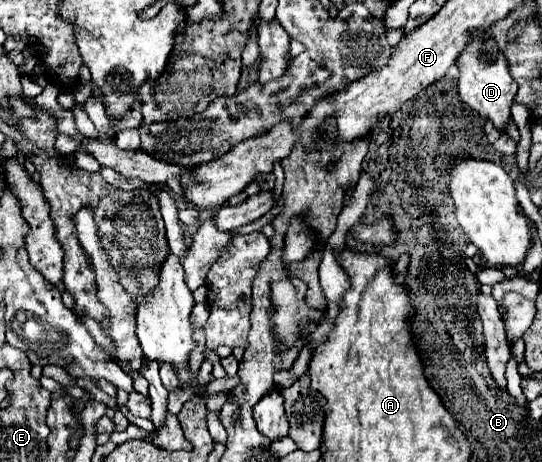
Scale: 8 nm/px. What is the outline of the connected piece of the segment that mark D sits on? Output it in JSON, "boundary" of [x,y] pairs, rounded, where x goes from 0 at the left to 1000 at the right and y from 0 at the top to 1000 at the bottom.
{"boundary":[[[875,76],[875,84],[863,93],[863,102],[852,110],[852,119],[845,123],[845,201],[849,214],[871,232],[889,258],[908,262],[919,284],[934,284],[934,271],[945,266],[945,245],[941,232],[948,223],[952,210],[952,175],[941,167],[937,154],[937,132],[930,119],[923,119],[911,136],[897,136],[893,132],[893,80],[889,76]]]}

